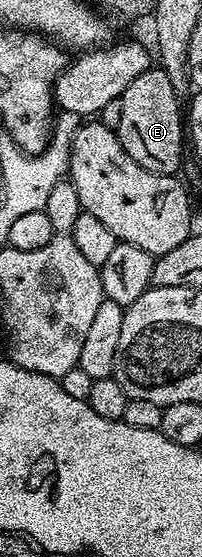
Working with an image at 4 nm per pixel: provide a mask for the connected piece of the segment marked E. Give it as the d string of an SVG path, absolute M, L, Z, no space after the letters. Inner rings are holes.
M149 67L142 75L138 75L138 79L134 79L134 83L130 83L130 87L126 87L120 97L122 119L118 119L116 137L122 143L126 155L130 155L134 163L146 167L146 171L179 174L180 164L184 161L184 149L186 153L186 117L182 112L182 105L180 109L180 101L181 94L174 91L174 86L170 84L170 75L166 75L166 71L159 67Z

